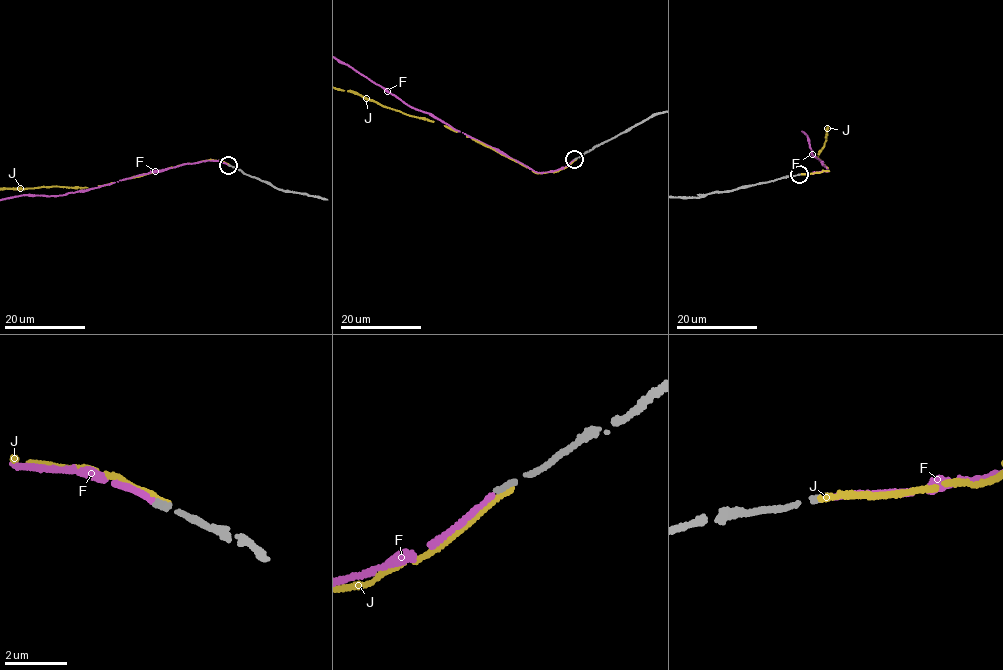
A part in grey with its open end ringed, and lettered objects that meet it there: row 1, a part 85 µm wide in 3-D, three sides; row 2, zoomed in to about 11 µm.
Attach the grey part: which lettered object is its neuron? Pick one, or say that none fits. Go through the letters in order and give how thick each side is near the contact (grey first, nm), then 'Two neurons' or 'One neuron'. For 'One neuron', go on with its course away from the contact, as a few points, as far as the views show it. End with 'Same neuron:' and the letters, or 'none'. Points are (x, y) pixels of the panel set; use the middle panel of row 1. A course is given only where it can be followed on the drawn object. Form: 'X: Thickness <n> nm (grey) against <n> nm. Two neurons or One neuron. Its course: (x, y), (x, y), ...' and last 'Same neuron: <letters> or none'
F: Thickness 170 nm (grey) against 190 nm. One neuron
J: Thickness 170 nm (grey) against 160 nm. Two neurons
Same neuron: F

